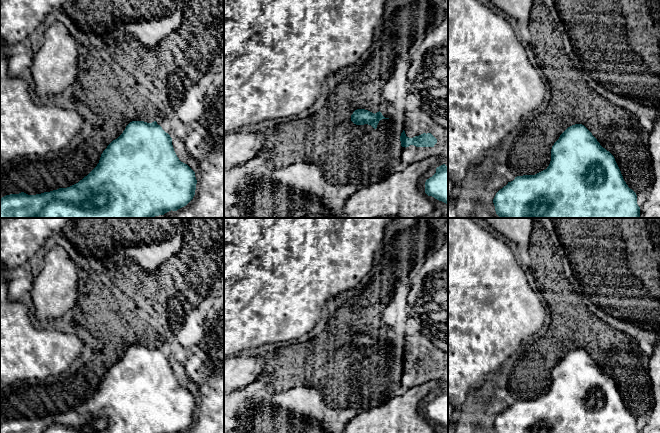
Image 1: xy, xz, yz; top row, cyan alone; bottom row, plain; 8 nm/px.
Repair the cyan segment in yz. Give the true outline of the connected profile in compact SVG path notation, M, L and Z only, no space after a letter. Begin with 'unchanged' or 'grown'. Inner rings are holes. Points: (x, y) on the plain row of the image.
unchanged; M582 348L572 349L560 359L559 363L552 370L551 385L545 394L535 399L523 399L515 401L513 405L508 406L506 410L496 417L493 427L495 433L640 433L637 428L637 419L624 405L614 380L605 372L603 372L597 363L592 359L592 357Z

